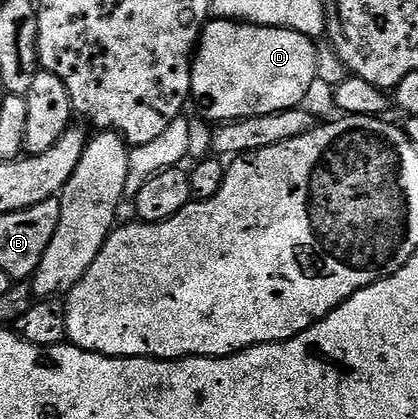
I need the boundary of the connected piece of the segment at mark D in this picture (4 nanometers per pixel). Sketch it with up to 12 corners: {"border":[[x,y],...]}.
{"border":[[209,19],[192,58],[211,122],[305,102],[316,43]]}

